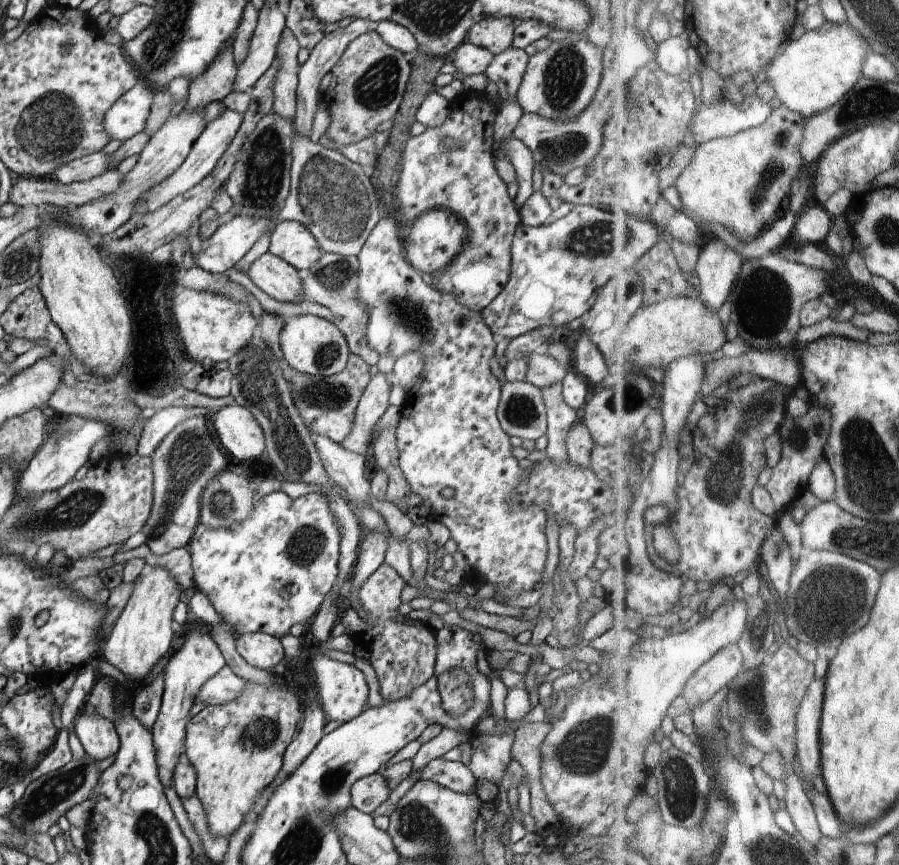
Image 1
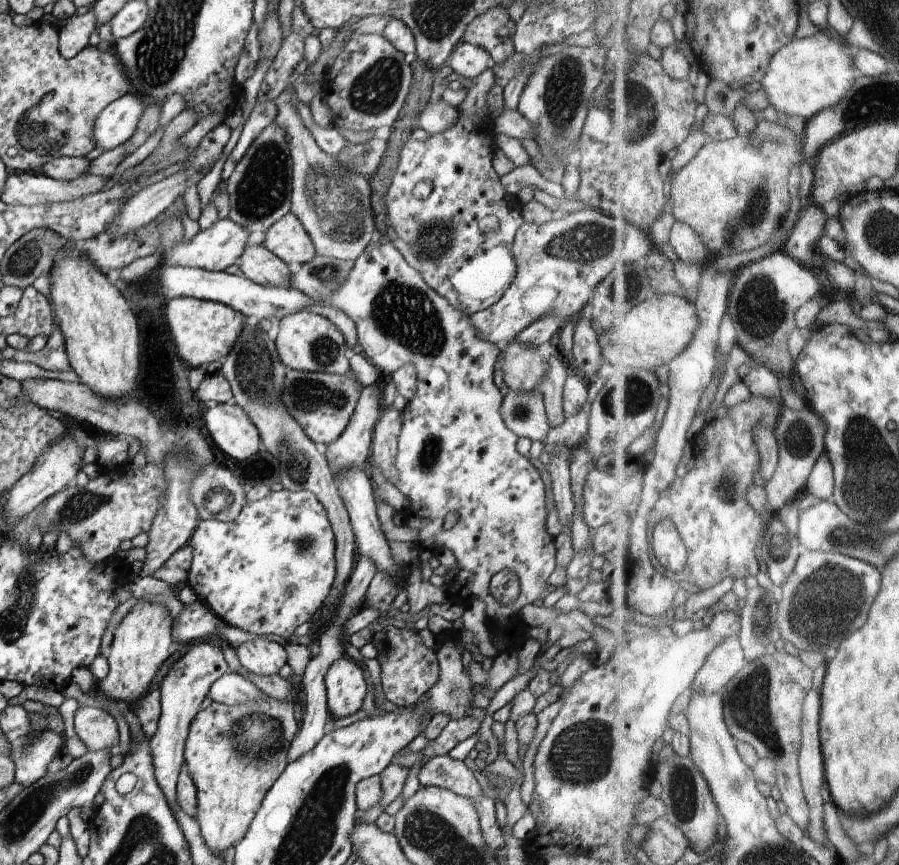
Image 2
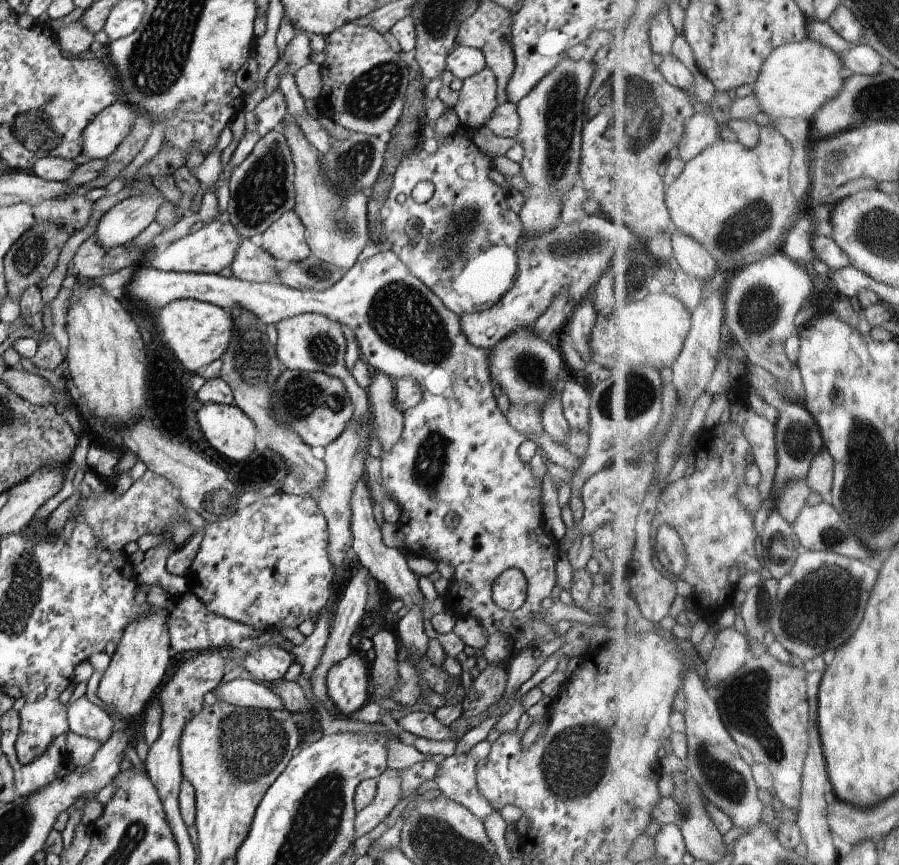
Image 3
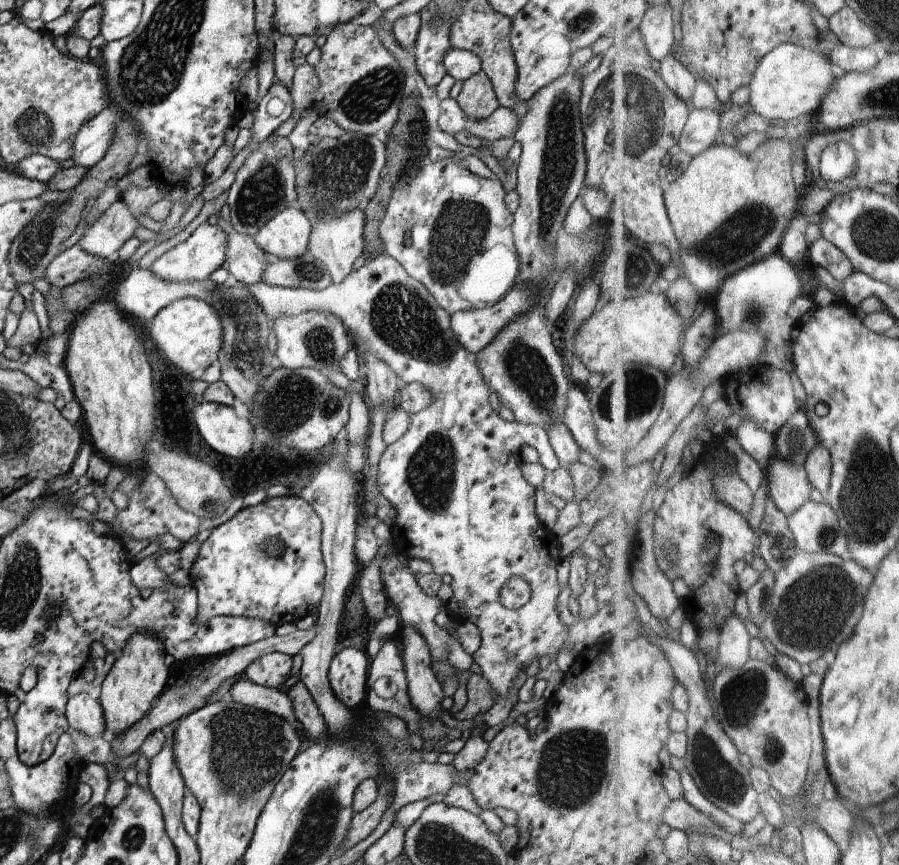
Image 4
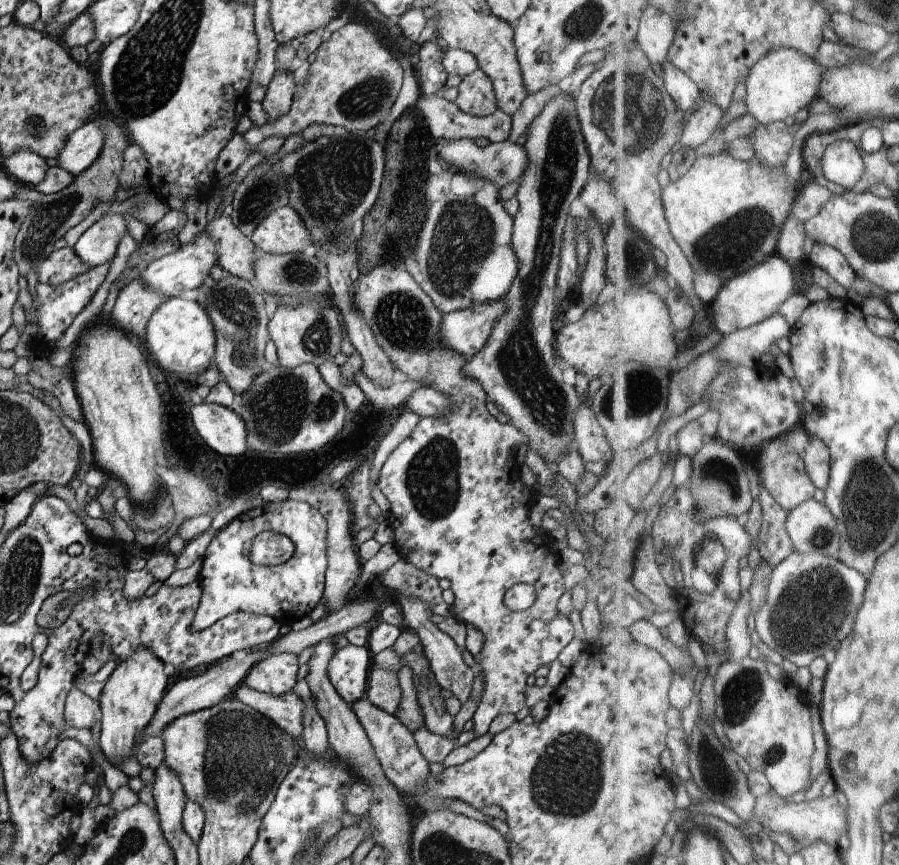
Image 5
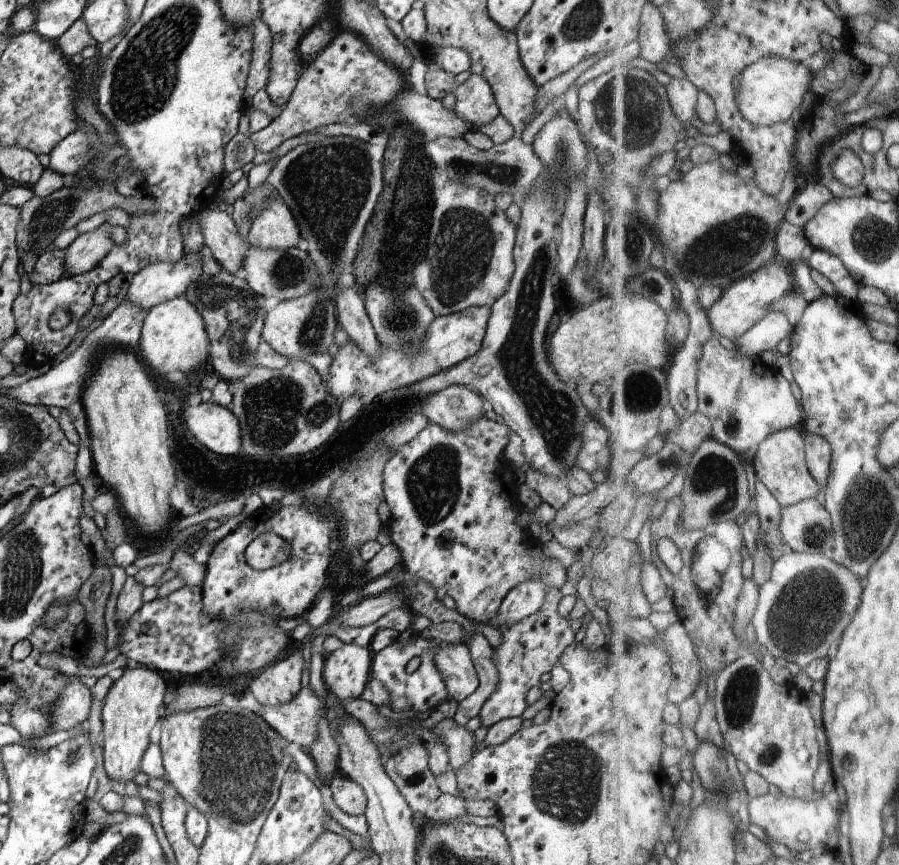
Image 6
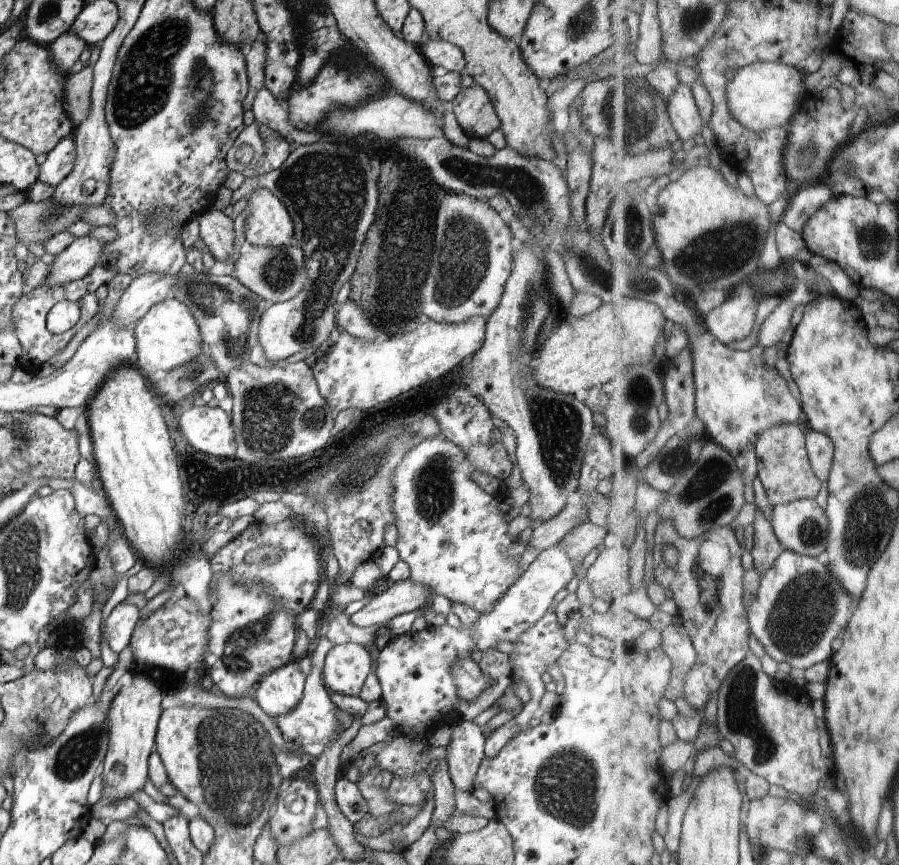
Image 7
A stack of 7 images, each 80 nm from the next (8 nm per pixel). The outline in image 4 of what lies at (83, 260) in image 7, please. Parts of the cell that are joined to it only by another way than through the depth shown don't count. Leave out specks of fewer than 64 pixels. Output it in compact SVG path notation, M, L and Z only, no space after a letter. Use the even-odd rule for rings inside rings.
M120 197L86 230L78 244L90 254L113 259L139 225L126 198Z

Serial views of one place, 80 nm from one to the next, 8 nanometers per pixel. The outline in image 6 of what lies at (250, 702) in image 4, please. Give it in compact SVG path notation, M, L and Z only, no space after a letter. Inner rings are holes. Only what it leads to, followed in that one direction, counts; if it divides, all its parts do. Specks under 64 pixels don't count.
M302 687L286 704L257 707L258 714L286 742L294 742L306 752L315 741L317 726L328 718L326 700L316 698L310 687Z

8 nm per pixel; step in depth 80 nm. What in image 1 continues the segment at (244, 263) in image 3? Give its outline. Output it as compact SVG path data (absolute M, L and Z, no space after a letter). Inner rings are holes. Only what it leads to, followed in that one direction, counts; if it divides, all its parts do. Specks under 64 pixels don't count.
M267 252L250 266L249 278L258 288L282 302L306 300L300 271L279 256Z

